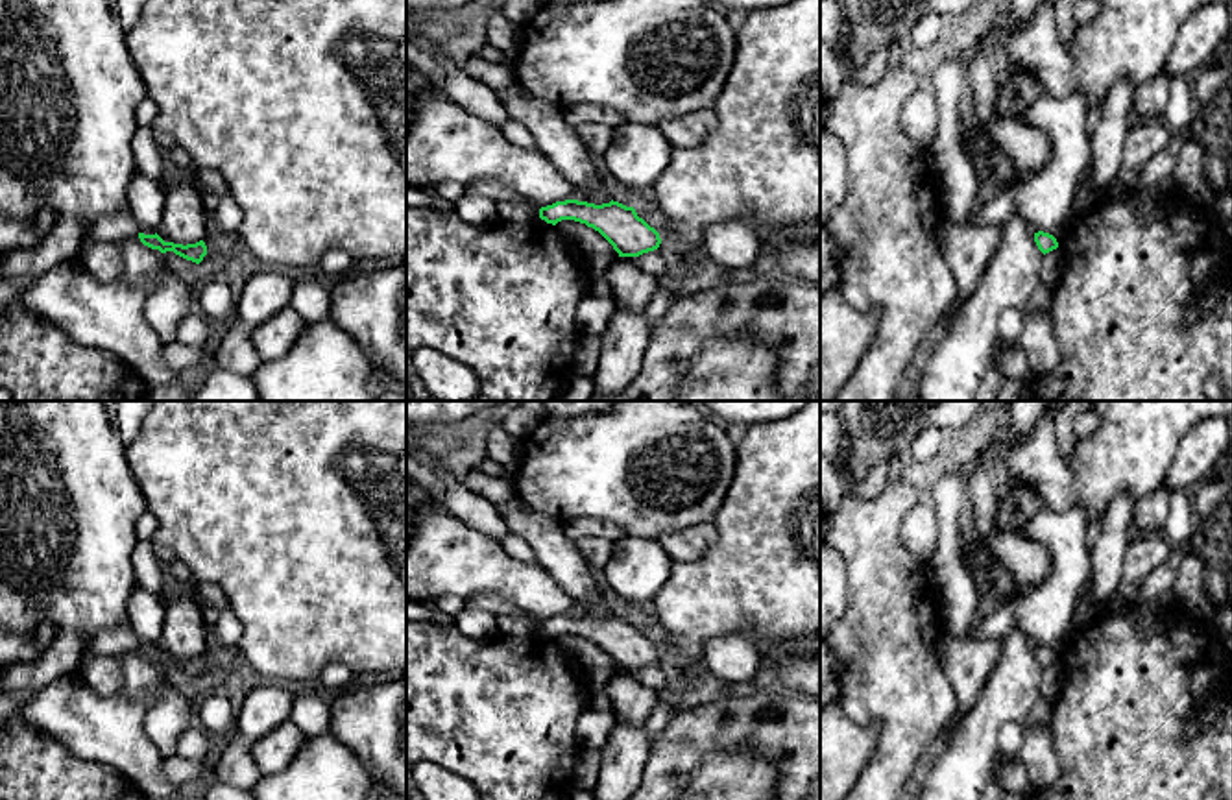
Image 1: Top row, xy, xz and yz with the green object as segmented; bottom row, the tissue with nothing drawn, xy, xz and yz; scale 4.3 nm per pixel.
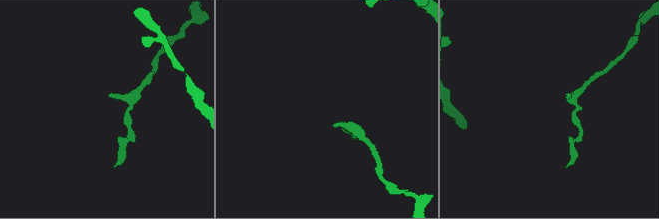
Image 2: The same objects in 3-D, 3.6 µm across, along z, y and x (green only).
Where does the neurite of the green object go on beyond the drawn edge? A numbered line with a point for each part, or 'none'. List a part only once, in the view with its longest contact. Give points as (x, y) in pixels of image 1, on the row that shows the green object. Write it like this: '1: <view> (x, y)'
none

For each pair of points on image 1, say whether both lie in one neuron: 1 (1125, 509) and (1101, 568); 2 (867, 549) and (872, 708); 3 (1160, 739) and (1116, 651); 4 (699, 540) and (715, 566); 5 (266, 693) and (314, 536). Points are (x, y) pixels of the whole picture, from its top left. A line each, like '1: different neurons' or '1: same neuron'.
1: same neuron
2: same neuron
3: same neuron
4: different neurons
5: different neurons

